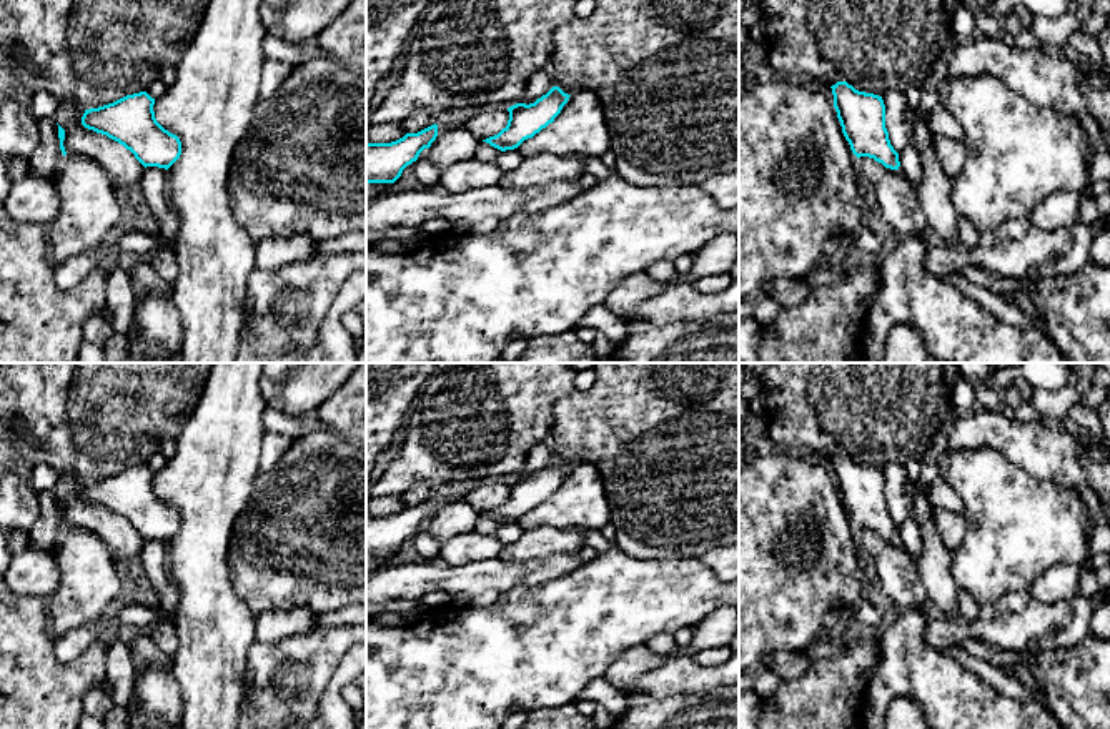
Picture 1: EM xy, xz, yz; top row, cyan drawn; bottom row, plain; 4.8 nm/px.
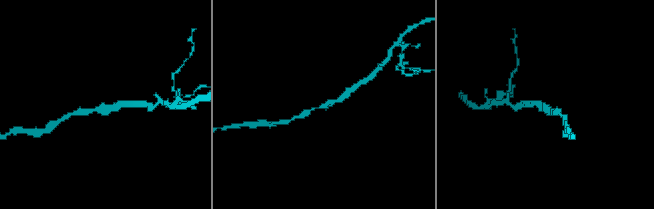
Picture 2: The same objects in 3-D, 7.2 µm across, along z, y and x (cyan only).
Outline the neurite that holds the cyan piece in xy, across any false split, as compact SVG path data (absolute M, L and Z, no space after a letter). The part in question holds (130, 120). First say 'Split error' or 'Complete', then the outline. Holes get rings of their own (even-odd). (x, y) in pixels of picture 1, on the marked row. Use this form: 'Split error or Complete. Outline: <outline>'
Complete. Outline: M146 92L126 95L85 110L82 125L123 145L145 168L168 170L181 155L181 141L156 122L153 105Z

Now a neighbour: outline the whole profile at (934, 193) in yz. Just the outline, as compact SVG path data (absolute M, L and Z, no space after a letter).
M934 146L920 153L922 178L917 190L919 206L929 228L945 241L957 243L962 216L952 203L954 178L944 173Z

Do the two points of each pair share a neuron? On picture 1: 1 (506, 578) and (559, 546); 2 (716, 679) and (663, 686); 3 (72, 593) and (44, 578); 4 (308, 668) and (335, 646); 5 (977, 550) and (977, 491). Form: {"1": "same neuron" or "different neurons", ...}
{"1": "different neurons", "2": "same neuron", "3": "different neurons", "4": "same neuron", "5": "same neuron"}

